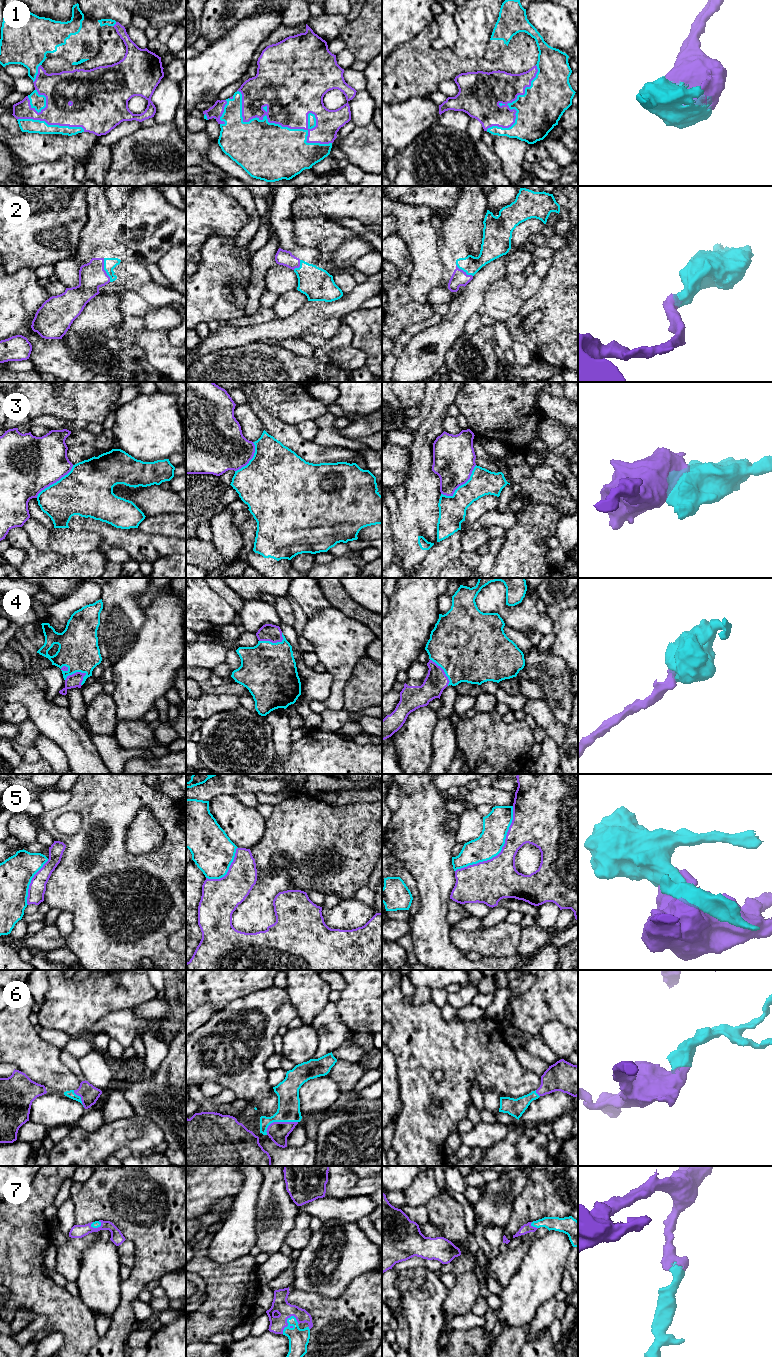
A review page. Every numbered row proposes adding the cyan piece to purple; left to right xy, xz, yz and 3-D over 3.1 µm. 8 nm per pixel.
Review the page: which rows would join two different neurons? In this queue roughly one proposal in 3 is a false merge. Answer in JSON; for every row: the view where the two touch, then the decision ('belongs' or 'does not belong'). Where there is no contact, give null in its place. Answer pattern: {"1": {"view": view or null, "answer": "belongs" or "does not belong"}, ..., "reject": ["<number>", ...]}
{"1": {"view": "xz", "answer": "belongs"}, "2": {"view": "xy", "answer": "belongs"}, "3": {"view": "yz", "answer": "does not belong"}, "4": {"view": "xy", "answer": "belongs"}, "5": {"view": "yz", "answer": "does not belong"}, "6": {"view": "xz", "answer": "belongs"}, "7": {"view": "xz", "answer": "belongs"}, "reject": ["3", "5"]}

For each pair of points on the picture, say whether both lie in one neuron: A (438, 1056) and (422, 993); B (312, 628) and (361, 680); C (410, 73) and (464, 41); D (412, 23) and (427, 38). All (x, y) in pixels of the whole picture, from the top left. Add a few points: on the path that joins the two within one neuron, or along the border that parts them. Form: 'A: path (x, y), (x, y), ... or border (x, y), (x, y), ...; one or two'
A: border (430, 999), (420, 1004), (411, 1003); two
B: border (366, 655), (356, 664), (344, 687), (344, 693); two
C: border (451, 48), (458, 56), (473, 59); two
D: border (434, 19), (414, 37), (401, 45); two

